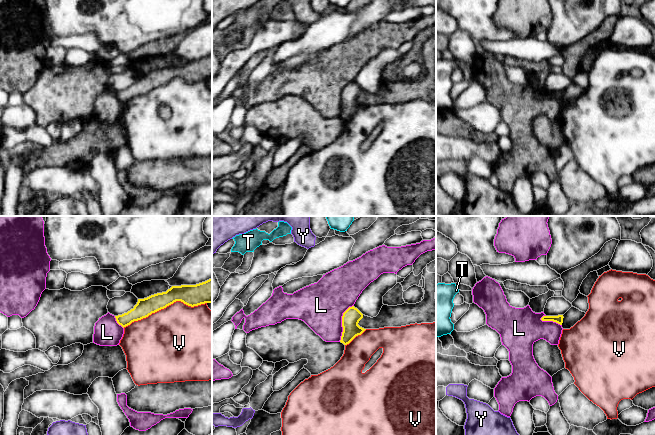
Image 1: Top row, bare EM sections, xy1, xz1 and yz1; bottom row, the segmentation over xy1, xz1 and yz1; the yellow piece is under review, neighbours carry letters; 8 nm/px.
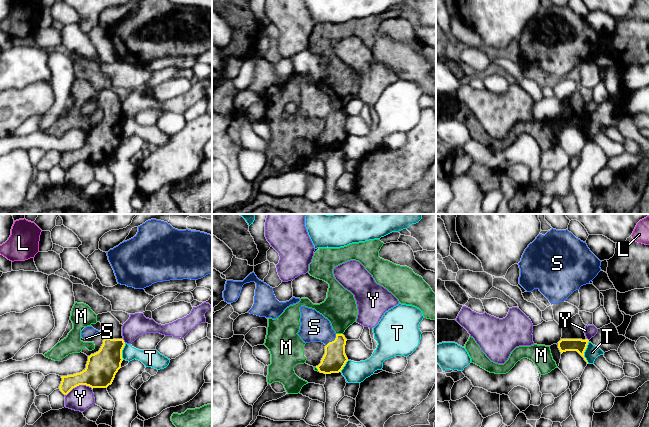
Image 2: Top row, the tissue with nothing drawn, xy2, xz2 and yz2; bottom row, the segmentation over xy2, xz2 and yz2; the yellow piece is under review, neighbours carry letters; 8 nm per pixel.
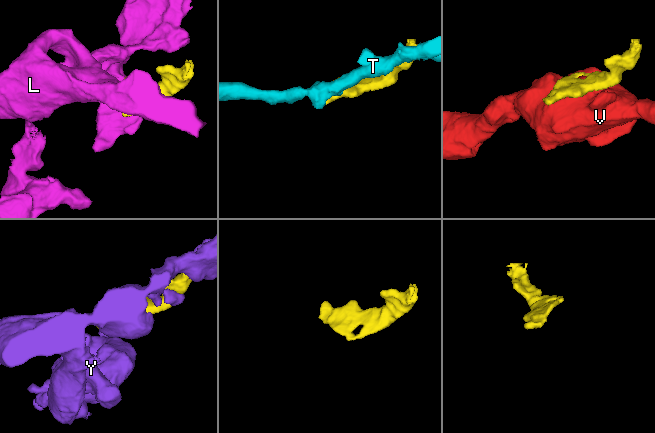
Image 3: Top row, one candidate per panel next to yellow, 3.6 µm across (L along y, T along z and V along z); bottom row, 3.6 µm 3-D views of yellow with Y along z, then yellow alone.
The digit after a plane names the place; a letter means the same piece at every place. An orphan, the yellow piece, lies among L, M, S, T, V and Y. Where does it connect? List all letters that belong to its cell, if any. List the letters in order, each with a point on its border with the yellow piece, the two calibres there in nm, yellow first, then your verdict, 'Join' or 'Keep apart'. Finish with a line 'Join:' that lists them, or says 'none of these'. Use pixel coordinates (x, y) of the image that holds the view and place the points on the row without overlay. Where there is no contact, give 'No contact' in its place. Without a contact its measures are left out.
L: Touches yellow at xz1 (342, 98). Thickness 140 nm (yellow) against 380 nm. Keep apart
M: Touches yellow at xz2 (339, 110). Thickness 190 nm (yellow) against 260 nm. Keep apart
S: Touches yellow at xz2 (332, 117). Thickness 190 nm (yellow) against 220 nm. Join
T: Touches yellow at yz2 (584, 127). Thickness 110 nm (yellow) against 110 nm. Keep apart
V: Touches yellow at xy1 (164, 83). Thickness 180 nm (yellow) against 480 nm. Keep apart
Y: Touches yellow at xy2 (78, 161). Thickness 260 nm (yellow) against 200 nm. Keep apart
Join: S

